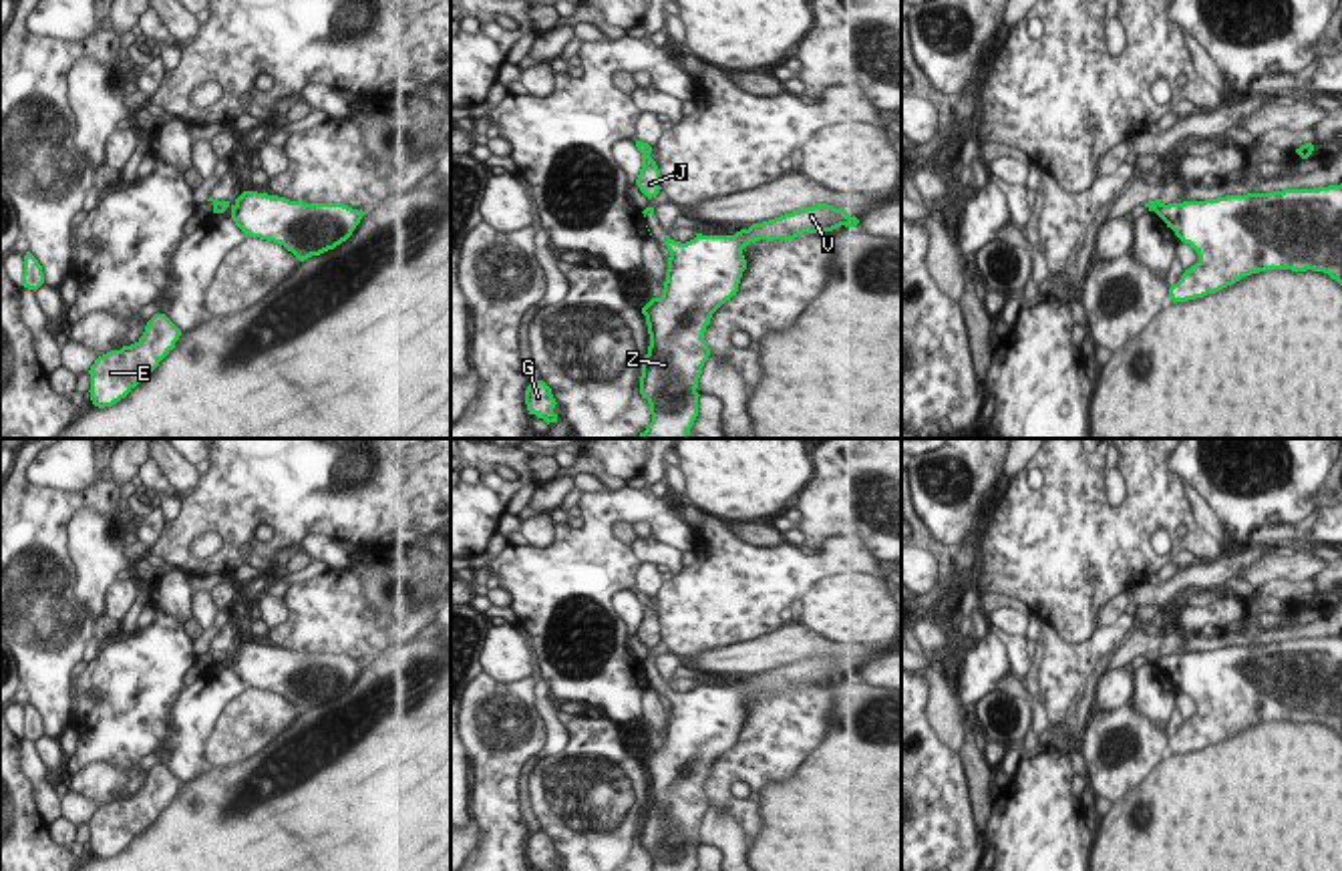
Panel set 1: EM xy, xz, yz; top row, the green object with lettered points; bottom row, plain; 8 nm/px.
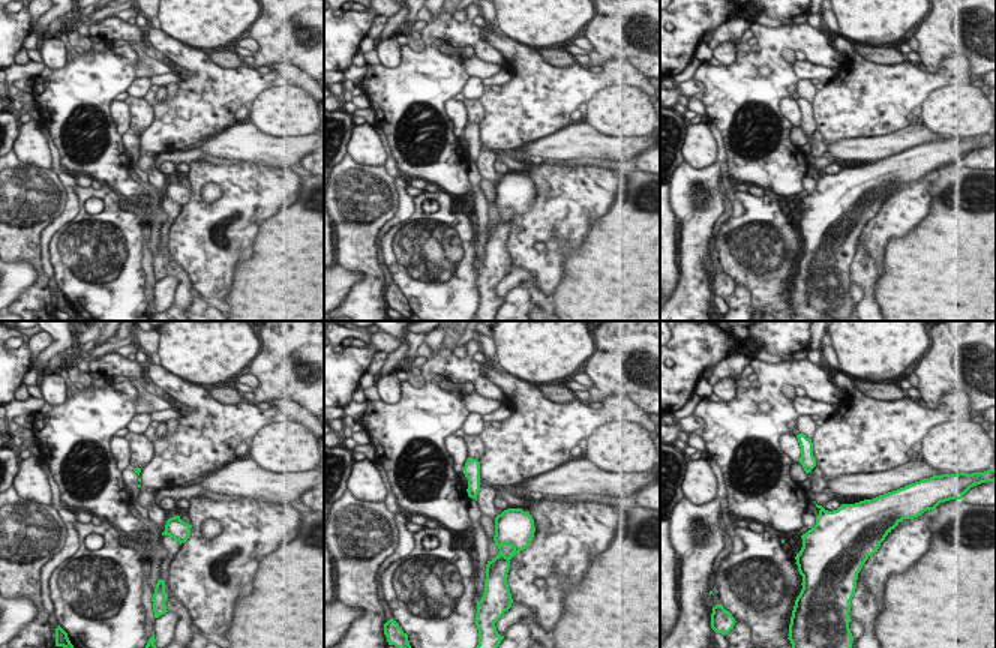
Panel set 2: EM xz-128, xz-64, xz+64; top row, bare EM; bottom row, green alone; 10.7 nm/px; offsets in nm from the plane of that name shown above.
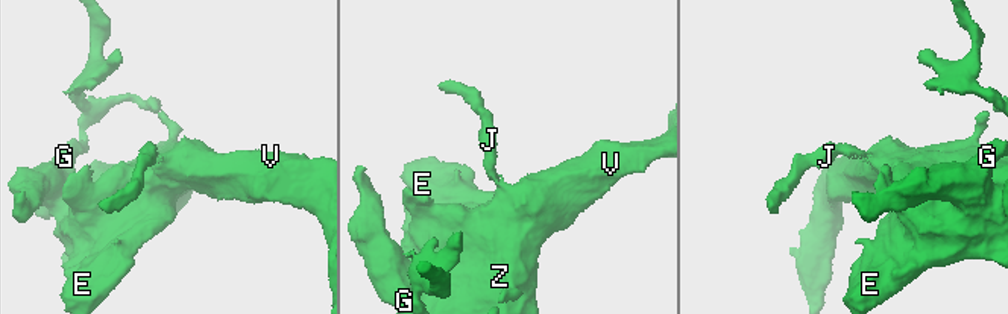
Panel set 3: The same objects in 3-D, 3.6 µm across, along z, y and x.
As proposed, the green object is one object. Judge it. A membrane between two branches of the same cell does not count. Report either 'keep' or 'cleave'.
keep

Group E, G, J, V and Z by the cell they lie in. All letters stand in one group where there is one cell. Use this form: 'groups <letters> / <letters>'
groups E G J V Z

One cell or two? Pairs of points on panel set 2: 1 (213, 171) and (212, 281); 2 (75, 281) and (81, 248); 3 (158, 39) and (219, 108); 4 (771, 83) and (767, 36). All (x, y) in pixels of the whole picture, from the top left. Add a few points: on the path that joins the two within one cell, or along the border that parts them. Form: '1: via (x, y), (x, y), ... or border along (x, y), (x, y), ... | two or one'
1: via (227, 198), (227, 206), (206, 228), (207, 254) | one
2: via (81, 273), (81, 255) | one
3: via (177, 53), (207, 81), (210, 89) | one
4: via (776, 71), (776, 62), (770, 56), (770, 48) | one

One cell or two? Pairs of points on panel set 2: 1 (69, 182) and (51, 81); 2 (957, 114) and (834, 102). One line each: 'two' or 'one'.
1: two
2: two

